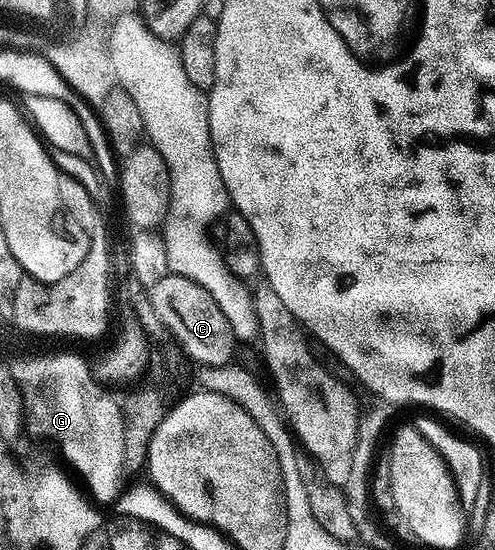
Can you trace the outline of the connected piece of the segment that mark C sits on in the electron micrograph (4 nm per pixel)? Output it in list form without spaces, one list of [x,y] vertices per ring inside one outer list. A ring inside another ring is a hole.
[[[169,274],[165,278],[161,278],[161,282],[157,282],[157,286],[149,289],[149,295],[152,304],[152,313],[154,318],[160,320],[169,331],[172,332],[174,341],[182,341],[187,351],[188,361],[199,363],[199,366],[208,368],[219,368],[222,364],[232,363],[237,346],[237,339],[230,328],[228,318],[221,312],[221,308],[213,300],[209,290],[205,290],[204,286],[198,285],[197,282],[190,280],[188,277]]]

